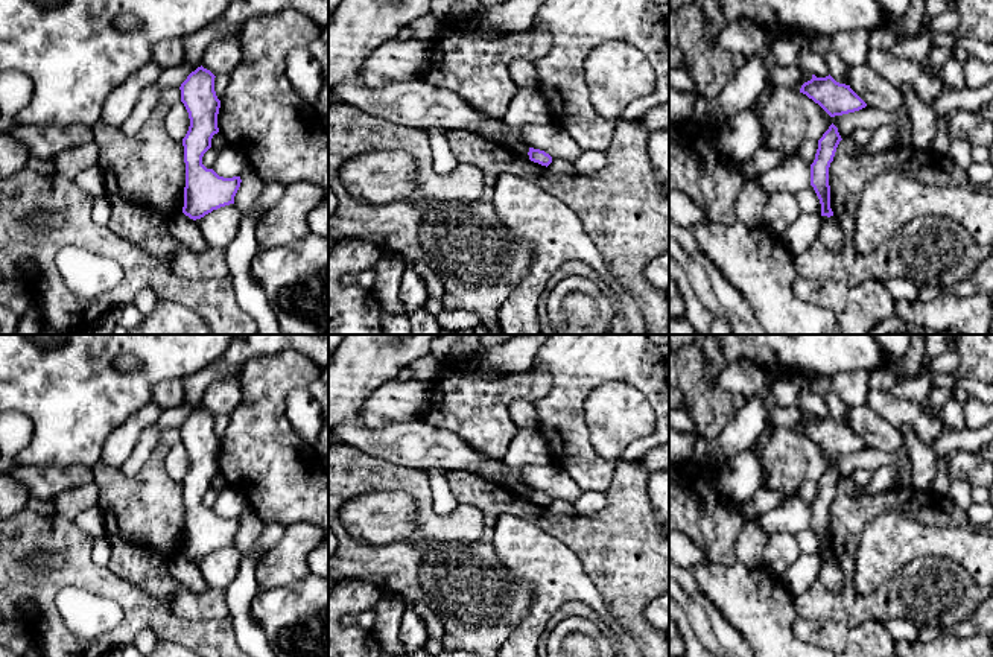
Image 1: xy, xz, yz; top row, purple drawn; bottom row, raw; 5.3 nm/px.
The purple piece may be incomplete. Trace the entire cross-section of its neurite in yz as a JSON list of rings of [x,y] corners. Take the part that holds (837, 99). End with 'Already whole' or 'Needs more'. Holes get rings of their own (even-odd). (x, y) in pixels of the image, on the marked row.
[[[830,75],[804,82],[800,93],[818,103],[830,117],[859,111],[867,103],[850,88],[850,85],[836,82]]]. Already whole

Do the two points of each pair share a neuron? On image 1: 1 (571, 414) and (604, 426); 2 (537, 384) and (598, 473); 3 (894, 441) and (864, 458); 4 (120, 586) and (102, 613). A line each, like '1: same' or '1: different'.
1: different
2: different
3: different
4: different

